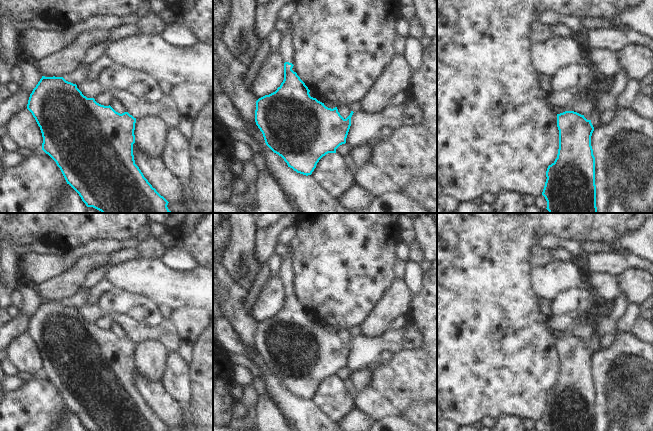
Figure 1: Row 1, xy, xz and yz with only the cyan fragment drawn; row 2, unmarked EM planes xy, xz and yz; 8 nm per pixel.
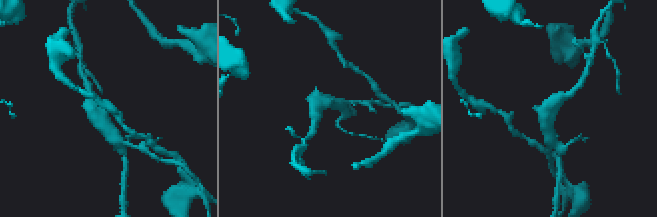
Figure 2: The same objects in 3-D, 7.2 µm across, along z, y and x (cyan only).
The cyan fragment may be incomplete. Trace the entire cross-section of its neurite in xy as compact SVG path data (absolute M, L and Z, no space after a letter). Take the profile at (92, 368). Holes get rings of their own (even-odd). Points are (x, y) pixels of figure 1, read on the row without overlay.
M42 300L30 318L27 333L40 351L42 374L56 386L67 408L79 418L87 431L167 431L169 426L152 411L135 388L136 342L128 336L120 338L110 329L101 329L94 322L84 320L76 308L55 300Z

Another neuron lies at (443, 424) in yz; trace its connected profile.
M440 418L437 420L437 428L440 431L459 431L460 425L454 420Z

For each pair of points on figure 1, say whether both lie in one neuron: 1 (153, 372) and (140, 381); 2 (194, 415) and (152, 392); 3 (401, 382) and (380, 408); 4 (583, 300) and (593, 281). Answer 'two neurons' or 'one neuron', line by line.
1: two neurons
2: two neurons
3: one neuron
4: two neurons

